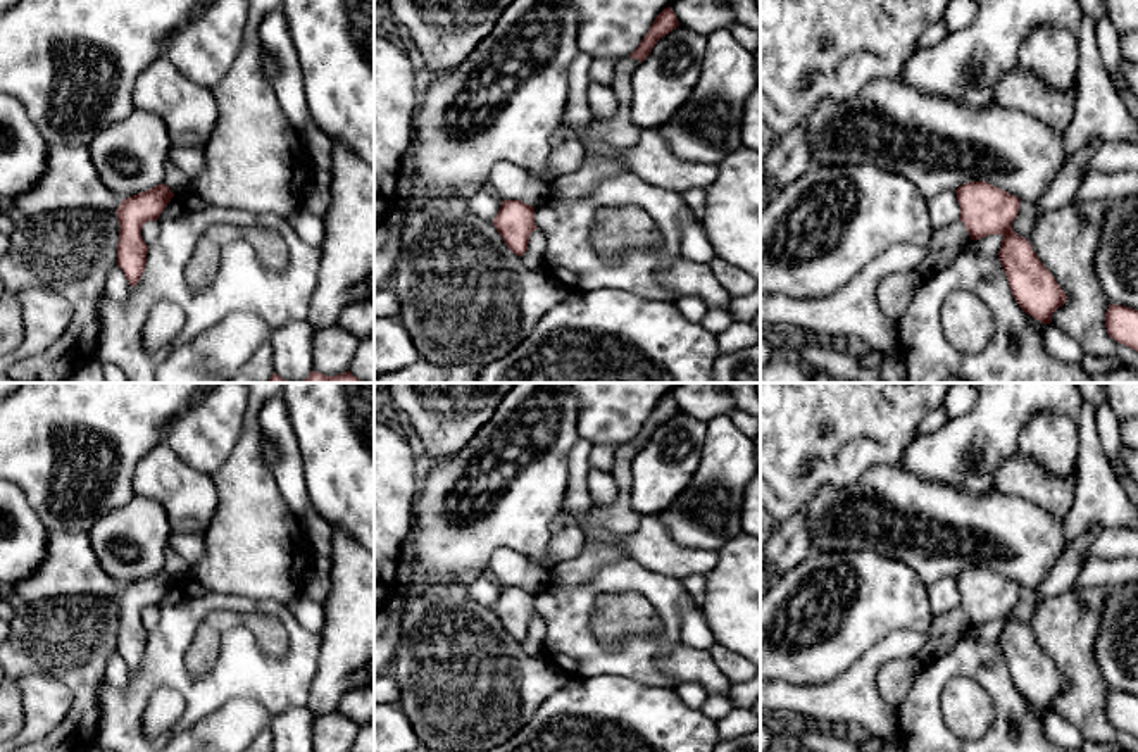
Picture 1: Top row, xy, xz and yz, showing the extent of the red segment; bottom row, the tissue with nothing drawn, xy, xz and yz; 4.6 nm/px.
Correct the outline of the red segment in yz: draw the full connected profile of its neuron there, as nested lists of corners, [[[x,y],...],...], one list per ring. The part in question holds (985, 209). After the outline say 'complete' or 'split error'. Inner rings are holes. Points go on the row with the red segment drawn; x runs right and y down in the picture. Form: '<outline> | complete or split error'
[[[985,181],[959,186],[960,221],[971,240],[1002,235],[998,259],[1007,274],[1012,297],[1019,307],[1041,321],[1052,323],[1054,312],[1067,300],[1054,274],[1043,266],[1028,238],[1012,229],[1021,198]]] | complete

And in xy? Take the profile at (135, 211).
[[[157,185],[152,190],[128,197],[119,205],[119,245],[117,266],[122,269],[131,286],[136,286],[145,273],[148,245],[141,229],[148,221],[157,221],[174,193],[167,185]]] | complete

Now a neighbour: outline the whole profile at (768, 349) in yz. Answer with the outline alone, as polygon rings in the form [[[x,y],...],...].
[[[760,331],[760,369],[767,366],[772,359],[781,355],[778,348],[767,336],[766,331]]]

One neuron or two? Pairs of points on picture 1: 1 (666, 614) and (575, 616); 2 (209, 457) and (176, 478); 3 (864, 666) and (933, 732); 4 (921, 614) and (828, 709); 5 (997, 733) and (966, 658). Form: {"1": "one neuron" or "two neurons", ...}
{"1": "one neuron", "2": "two neurons", "3": "two neurons", "4": "two neurons", "5": "one neuron"}

